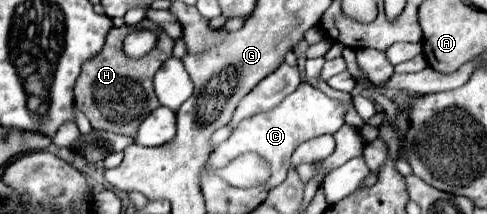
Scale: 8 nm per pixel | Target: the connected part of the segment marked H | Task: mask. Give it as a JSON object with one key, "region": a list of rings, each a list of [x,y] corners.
{"region":[[[124,24],[120,28],[112,28],[106,36],[104,48],[96,56],[84,62],[82,72],[76,80],[76,86],[74,86],[76,106],[86,114],[92,128],[102,128],[102,130],[134,136],[134,132],[138,130],[138,124],[150,112],[154,112],[154,108],[160,106],[154,94],[152,78],[154,78],[154,72],[172,56],[174,40],[170,40],[170,36],[158,30],[158,60],[130,58],[124,54],[122,42],[124,42],[124,36],[134,30],[140,30],[140,24],[138,26]]]}

